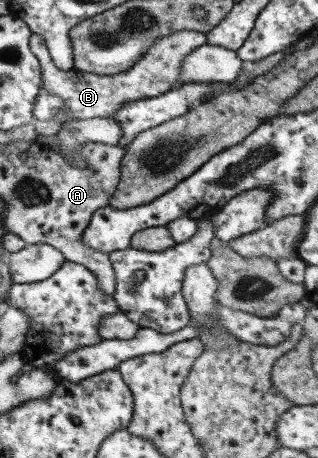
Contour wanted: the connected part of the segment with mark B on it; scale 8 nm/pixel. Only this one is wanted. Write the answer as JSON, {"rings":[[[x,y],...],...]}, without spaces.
{"rings":[[[176,31],[171,35],[157,38],[141,56],[124,72],[113,75],[95,75],[78,70],[60,70],[53,62],[45,40],[38,34],[31,34],[29,45],[31,51],[41,64],[42,92],[59,96],[64,100],[67,112],[57,114],[45,121],[36,121],[35,129],[39,135],[56,134],[67,120],[74,118],[106,118],[115,114],[126,102],[138,102],[140,99],[160,96],[179,84],[183,58],[199,46],[207,43],[207,33],[198,31]]]}

